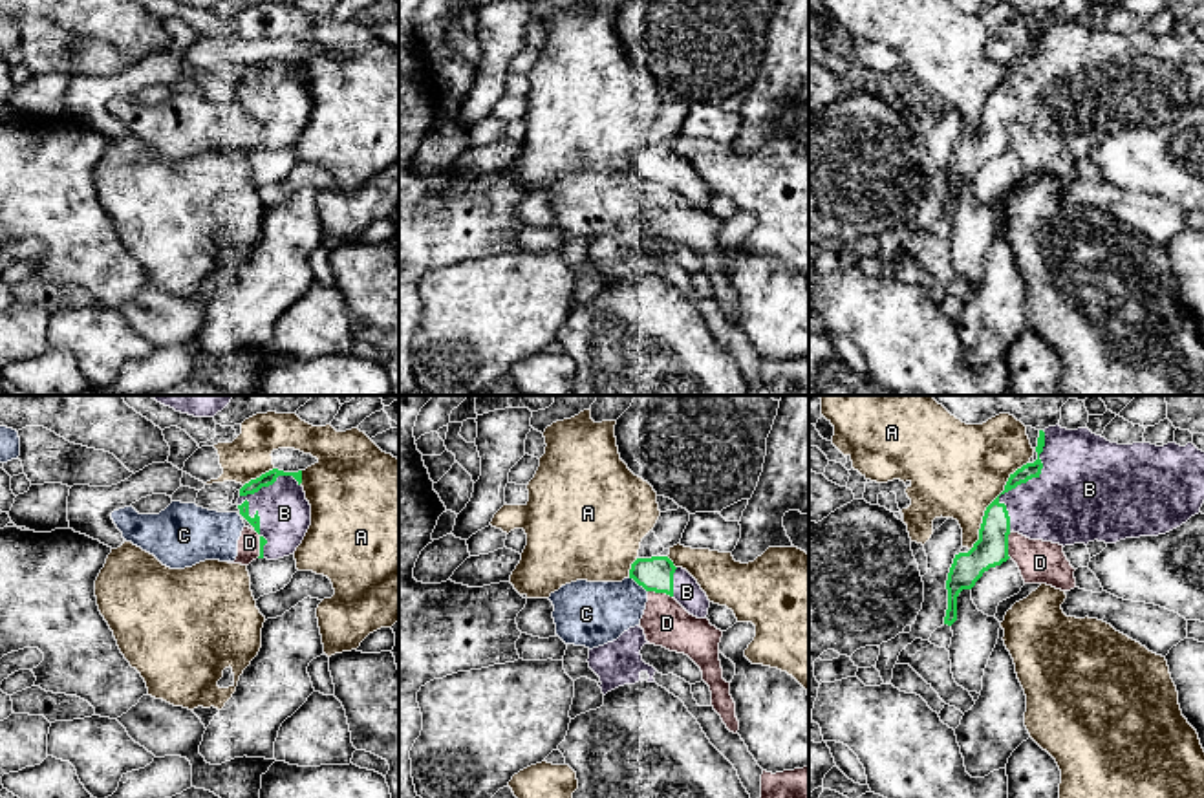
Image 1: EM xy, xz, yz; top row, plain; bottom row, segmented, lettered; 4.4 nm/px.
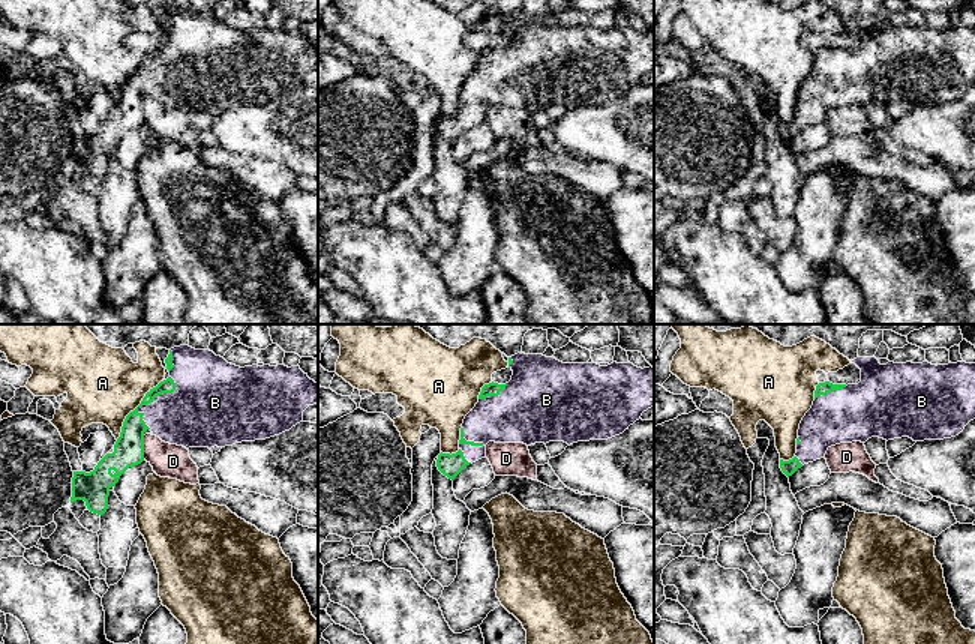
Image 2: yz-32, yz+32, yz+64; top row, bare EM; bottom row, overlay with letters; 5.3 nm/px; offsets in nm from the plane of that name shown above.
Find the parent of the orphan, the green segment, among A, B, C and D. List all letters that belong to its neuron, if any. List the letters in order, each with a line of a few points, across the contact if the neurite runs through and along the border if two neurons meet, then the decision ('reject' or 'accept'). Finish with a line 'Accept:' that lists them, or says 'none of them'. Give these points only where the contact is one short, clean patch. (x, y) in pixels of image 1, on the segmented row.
A: reject
B: accept
C: reject
D: reject
Accept: B

